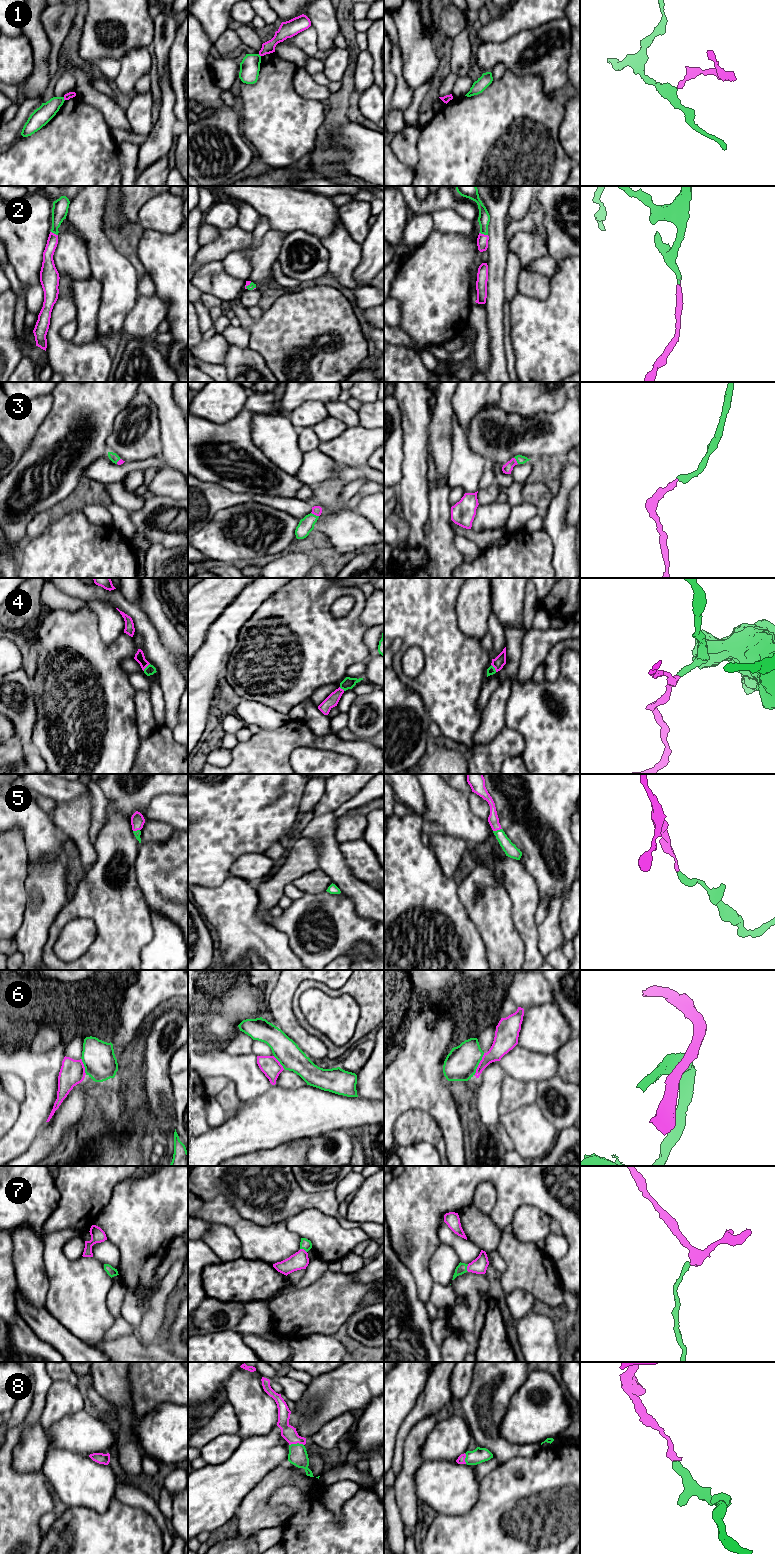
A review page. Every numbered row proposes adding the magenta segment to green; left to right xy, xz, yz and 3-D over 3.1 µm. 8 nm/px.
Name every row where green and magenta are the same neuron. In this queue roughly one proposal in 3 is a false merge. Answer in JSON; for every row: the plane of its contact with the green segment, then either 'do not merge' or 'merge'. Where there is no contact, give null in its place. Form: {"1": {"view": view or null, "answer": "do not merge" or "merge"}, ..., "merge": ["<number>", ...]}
{"1": {"view": "xy", "answer": "do not merge"}, "2": {"view": "yz", "answer": "merge"}, "3": {"view": "xz", "answer": "merge"}, "4": {"view": "xy", "answer": "do not merge"}, "5": {"view": "yz", "answer": "merge"}, "6": {"view": "yz", "answer": "merge"}, "7": {"view": "yz", "answer": "merge"}, "8": {"view": "xz", "answer": "merge"}, "merge": ["2", "3", "5", "6", "7", "8"]}

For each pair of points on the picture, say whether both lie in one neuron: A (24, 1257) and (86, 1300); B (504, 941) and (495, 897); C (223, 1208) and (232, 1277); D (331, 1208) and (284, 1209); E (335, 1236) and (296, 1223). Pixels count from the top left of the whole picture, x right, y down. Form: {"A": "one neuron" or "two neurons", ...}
{"A": "two neurons", "B": "one neuron", "C": "two neurons", "D": "one neuron", "E": "one neuron"}

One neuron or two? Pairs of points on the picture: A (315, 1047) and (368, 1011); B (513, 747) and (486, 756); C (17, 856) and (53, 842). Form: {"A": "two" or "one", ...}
{"A": "two", "B": "one", "C": "two"}

